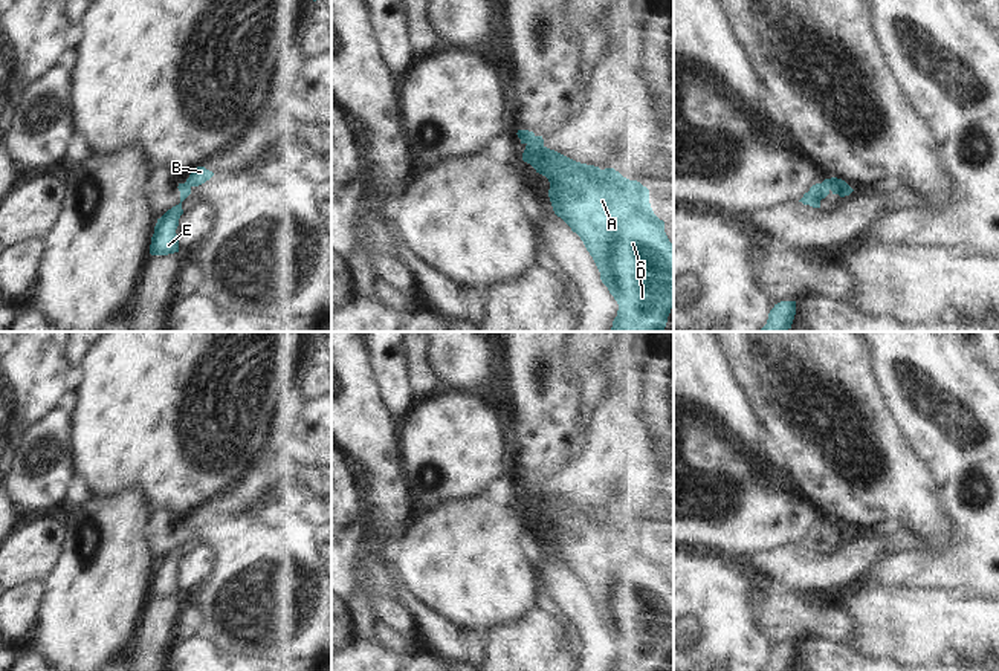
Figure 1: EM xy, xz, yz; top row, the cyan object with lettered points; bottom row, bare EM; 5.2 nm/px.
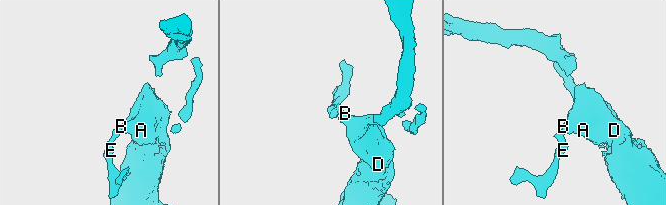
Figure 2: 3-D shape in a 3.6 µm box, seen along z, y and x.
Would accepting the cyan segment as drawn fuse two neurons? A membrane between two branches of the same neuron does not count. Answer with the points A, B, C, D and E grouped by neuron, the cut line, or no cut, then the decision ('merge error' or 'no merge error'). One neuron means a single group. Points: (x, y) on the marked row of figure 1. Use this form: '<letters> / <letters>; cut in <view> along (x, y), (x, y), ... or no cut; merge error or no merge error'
A B C D E; no cut; no merge error

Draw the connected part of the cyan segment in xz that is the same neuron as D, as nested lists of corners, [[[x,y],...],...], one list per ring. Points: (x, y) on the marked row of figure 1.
[[[518,130],[516,135],[525,145],[522,160],[550,182],[554,214],[580,237],[602,283],[619,304],[611,332],[664,332],[674,307],[674,245],[664,232],[664,222],[651,208],[649,190],[614,168],[600,170],[550,150],[533,131]]]

